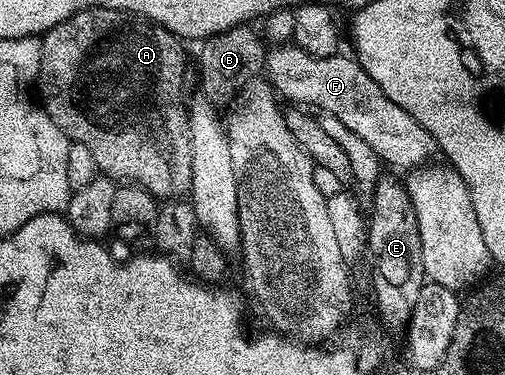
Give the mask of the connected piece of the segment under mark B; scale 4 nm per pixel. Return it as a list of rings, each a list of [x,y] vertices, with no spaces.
[[[249,24],[237,25],[201,42],[202,50],[198,53],[198,73],[202,76],[201,92],[215,107],[223,107],[230,100],[233,102],[257,78],[254,76],[261,74],[266,68],[267,46],[263,38],[259,34],[258,38],[250,28]]]

